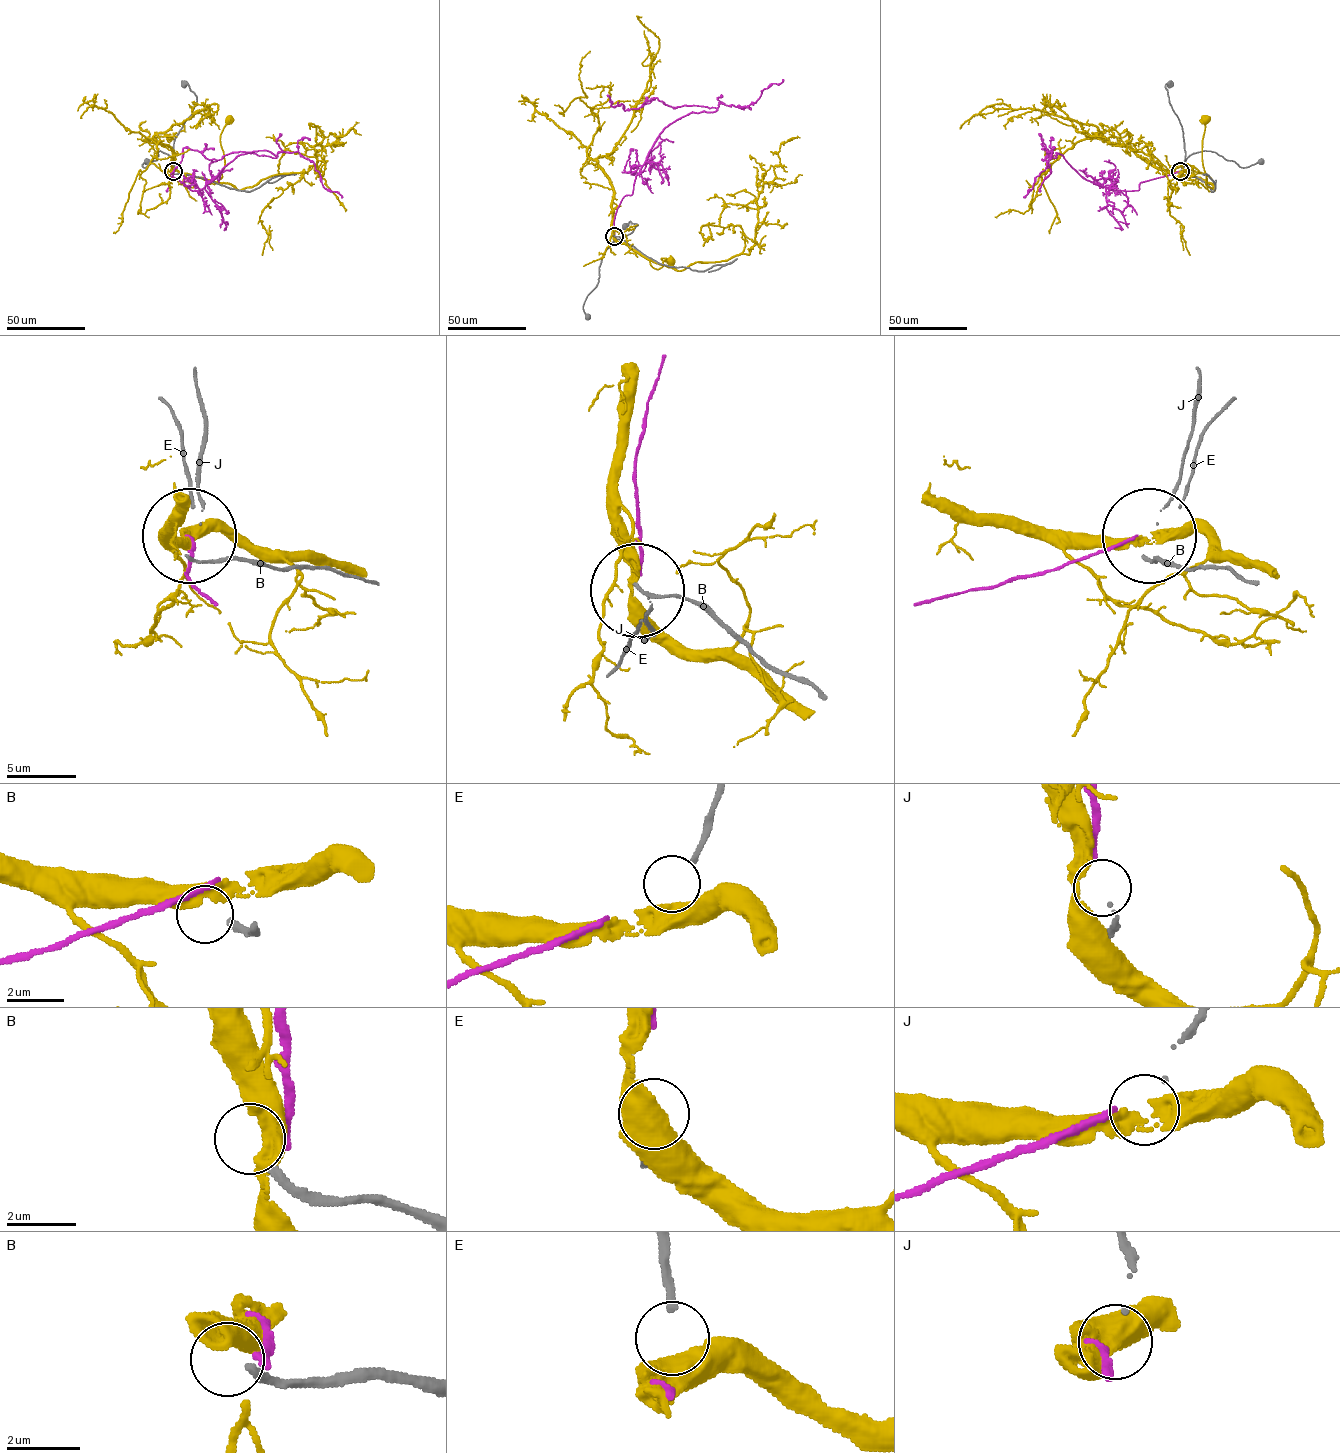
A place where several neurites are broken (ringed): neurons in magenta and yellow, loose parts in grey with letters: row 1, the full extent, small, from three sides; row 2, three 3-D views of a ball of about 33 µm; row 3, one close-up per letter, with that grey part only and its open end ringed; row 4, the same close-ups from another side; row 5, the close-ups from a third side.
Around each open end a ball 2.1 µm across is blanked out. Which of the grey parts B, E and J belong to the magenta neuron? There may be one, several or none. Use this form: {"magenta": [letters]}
{"magenta": []}

